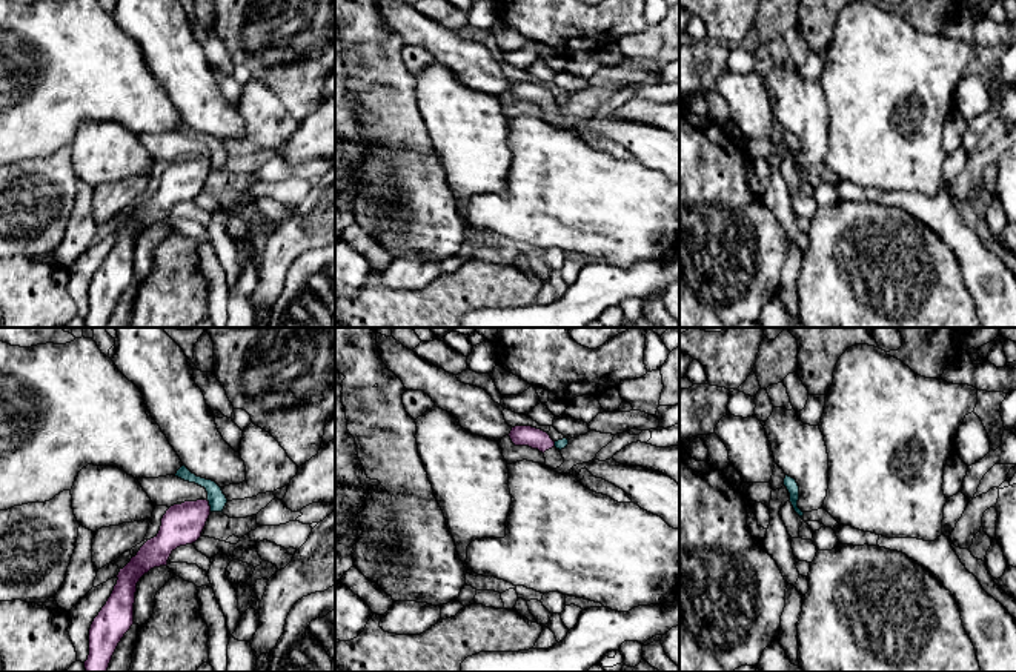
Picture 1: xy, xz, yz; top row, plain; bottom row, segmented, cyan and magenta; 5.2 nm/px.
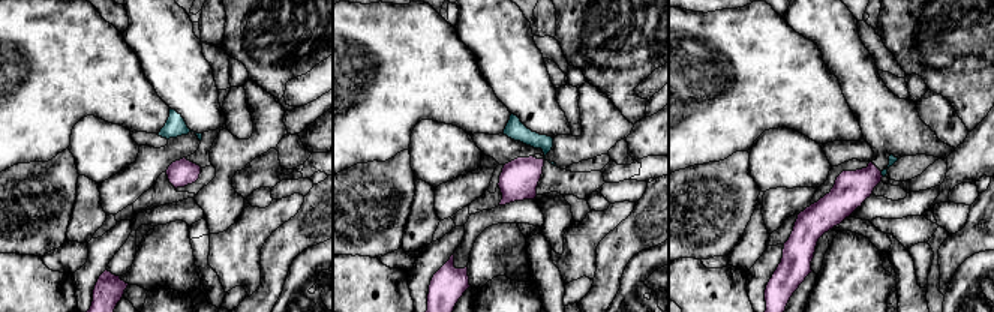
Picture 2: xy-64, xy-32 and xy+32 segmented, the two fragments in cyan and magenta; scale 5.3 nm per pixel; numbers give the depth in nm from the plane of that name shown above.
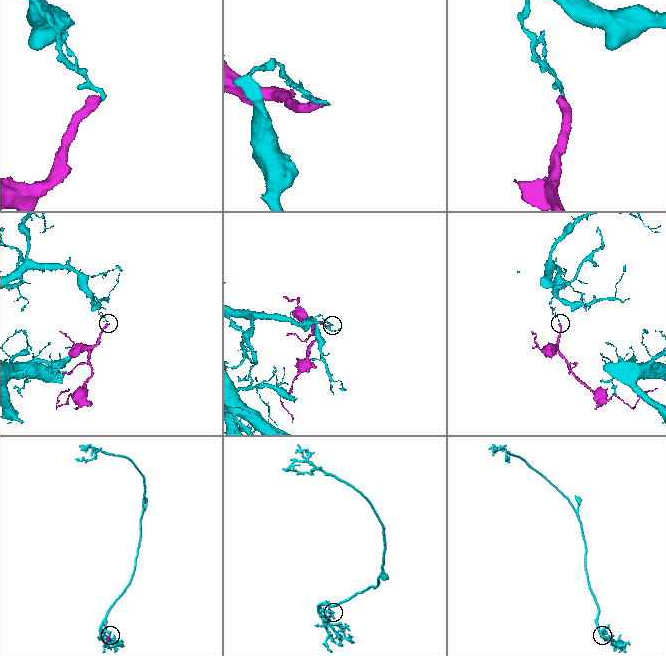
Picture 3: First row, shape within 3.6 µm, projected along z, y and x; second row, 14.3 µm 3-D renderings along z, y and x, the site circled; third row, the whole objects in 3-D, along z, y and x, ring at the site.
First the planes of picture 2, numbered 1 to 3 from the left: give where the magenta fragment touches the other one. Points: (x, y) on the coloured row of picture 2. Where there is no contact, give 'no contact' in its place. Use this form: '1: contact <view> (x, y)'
1: no contact
2: no contact
3: contact xy+32 (882, 174)

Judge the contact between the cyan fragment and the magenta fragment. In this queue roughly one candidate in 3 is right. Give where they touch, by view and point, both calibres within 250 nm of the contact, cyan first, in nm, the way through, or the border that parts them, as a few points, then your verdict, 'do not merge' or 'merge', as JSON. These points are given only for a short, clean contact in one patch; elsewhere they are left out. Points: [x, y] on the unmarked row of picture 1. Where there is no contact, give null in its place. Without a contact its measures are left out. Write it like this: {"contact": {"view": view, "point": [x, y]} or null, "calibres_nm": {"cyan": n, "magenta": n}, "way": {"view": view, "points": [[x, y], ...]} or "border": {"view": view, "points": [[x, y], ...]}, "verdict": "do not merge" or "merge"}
{"contact": {"view": "xy", "point": [209, 160]}, "calibres_nm": {"cyan": 100, "magenta": 220}, "way": {"view": "xy", "points": [[217, 156], [209, 160], [182, 180]]}, "verdict": "merge"}

